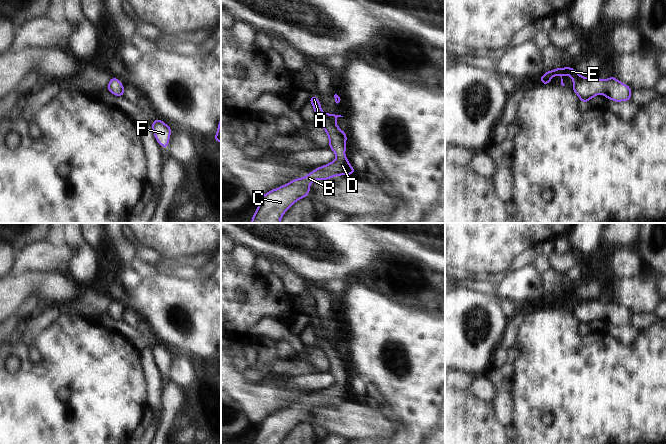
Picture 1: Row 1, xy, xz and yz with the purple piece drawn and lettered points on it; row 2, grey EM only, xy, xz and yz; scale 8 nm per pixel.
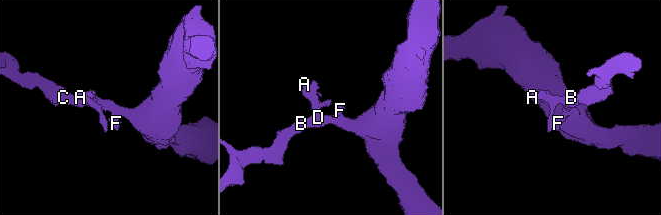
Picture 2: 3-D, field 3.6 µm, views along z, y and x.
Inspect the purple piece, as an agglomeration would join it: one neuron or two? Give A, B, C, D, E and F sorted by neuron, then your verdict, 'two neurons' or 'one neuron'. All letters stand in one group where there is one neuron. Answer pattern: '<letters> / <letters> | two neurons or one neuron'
A B C D E F | one neuron

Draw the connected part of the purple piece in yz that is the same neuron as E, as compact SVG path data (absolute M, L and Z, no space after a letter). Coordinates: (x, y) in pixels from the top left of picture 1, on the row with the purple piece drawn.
M565 67L545 72L544 75L539 78L539 81L548 85L550 80L555 75L558 75L561 77L561 85L565 86L562 79L564 74L572 78L572 90L578 95L582 103L588 102L591 98L599 95L600 92L607 99L612 99L615 102L630 101L632 90L628 85L618 81L614 76L609 77L607 80L602 80L598 77L586 78L579 75L575 69Z

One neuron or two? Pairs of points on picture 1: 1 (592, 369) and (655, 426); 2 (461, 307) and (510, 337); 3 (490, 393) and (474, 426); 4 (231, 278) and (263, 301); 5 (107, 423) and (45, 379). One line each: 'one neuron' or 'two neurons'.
1: one neuron
2: two neurons
3: two neurons
4: one neuron
5: one neuron

